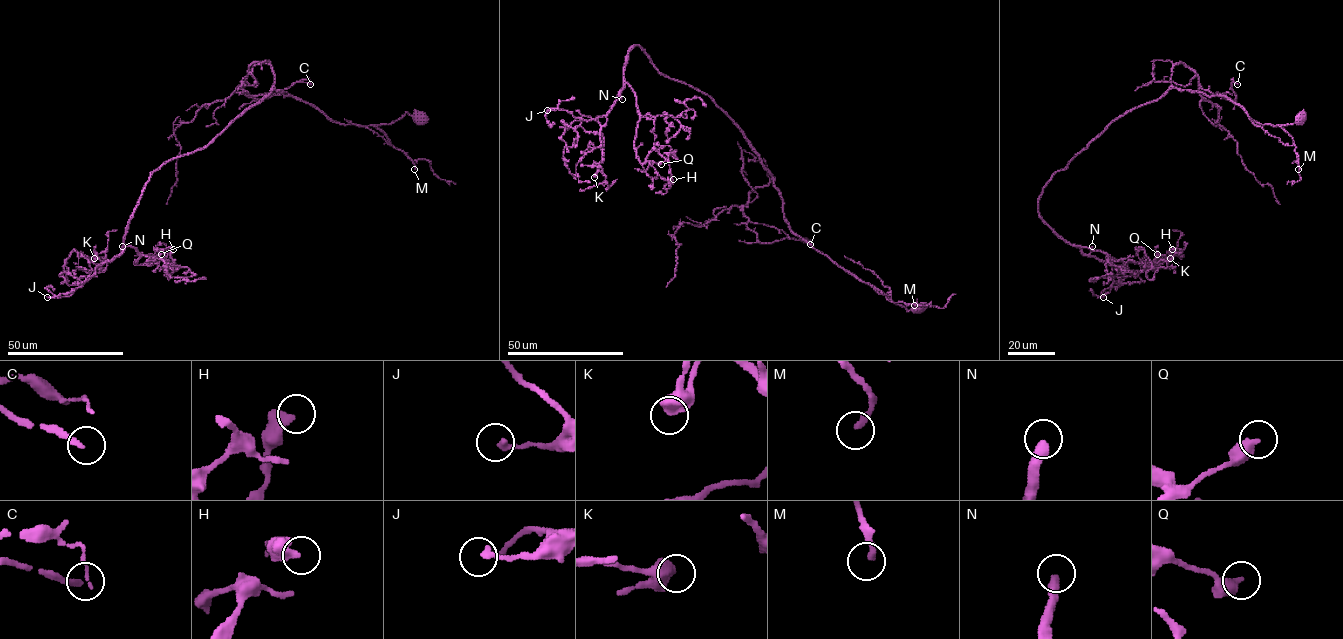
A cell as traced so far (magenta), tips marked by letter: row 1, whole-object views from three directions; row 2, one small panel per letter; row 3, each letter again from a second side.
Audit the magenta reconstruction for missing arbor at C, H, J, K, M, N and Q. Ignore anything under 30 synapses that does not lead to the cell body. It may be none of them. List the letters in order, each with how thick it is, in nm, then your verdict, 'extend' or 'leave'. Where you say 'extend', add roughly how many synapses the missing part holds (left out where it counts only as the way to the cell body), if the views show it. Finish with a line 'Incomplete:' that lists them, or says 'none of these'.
C: 200 nm thick; leave
H: 480 nm thick; leave
J: 220 nm thick; leave
K: 650 nm thick; leave
M: 240 nm thick; leave
N: 360 nm thick; extend; about 300 synapses
Q: 480 nm thick; leave
Incomplete: N

